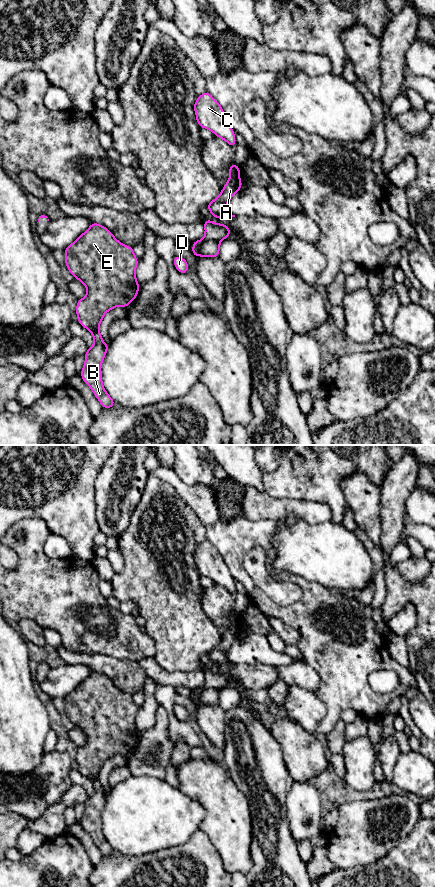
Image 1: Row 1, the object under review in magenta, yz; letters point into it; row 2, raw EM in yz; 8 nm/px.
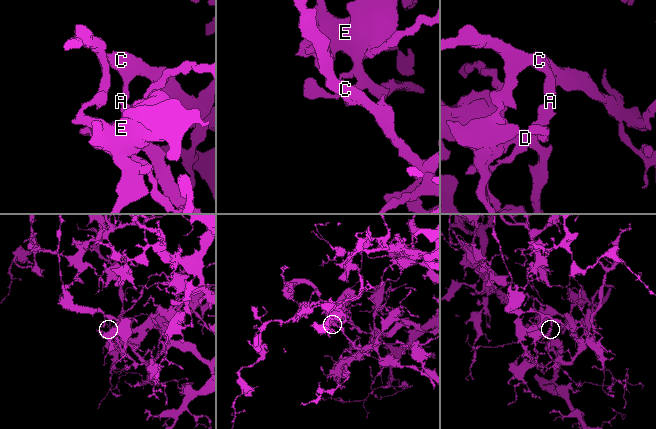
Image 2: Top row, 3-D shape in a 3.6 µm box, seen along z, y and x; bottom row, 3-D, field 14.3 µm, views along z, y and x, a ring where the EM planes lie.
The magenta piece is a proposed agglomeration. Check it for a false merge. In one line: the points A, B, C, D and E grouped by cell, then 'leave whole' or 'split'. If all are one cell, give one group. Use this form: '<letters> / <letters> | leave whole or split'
A B C D E | leave whole

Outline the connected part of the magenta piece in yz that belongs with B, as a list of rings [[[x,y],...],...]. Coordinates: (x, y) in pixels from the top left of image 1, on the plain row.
[[[95,670],[64,700],[69,720],[74,726],[80,728],[87,737],[86,744],[77,750],[76,762],[81,774],[88,777],[94,787],[93,794],[85,801],[81,825],[91,836],[102,855],[111,856],[115,850],[104,837],[101,821],[102,809],[109,793],[104,791],[99,780],[99,773],[106,760],[116,754],[127,755],[137,745],[139,731],[135,719],[139,709],[132,695],[119,690],[106,675]]]

